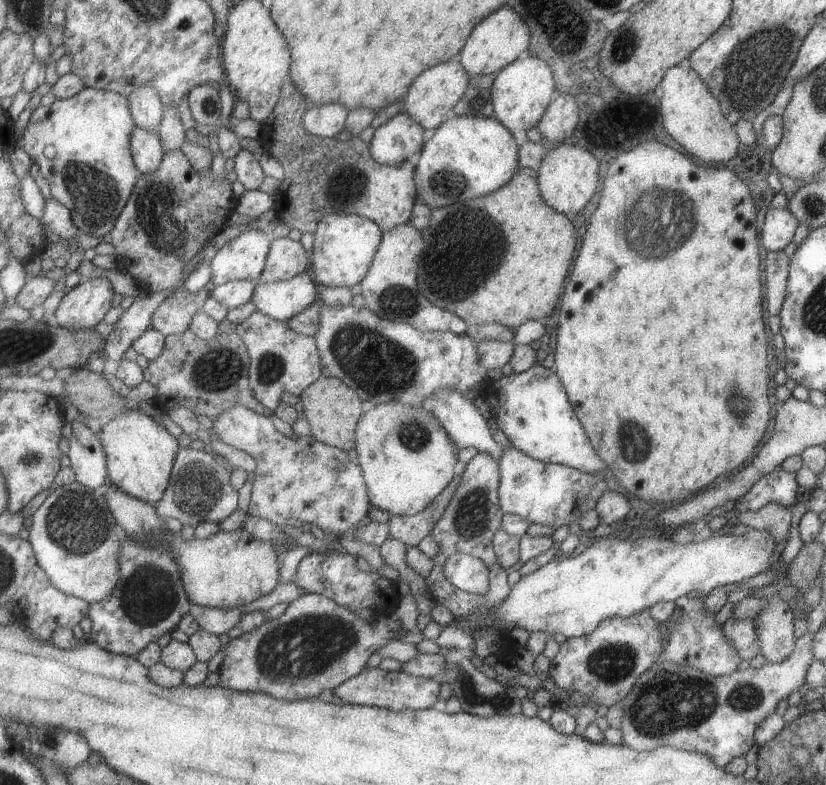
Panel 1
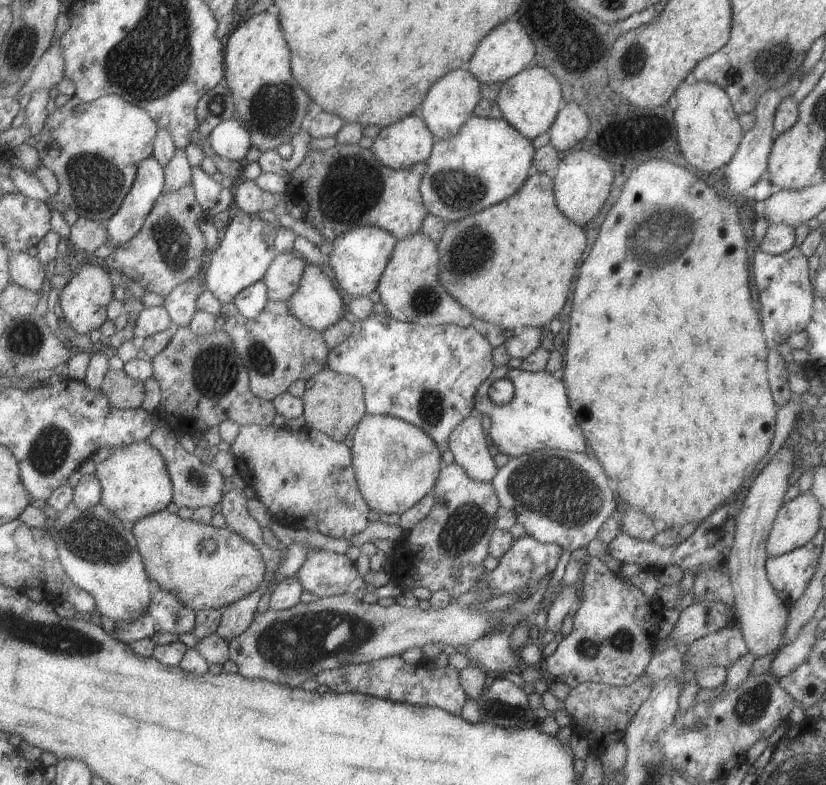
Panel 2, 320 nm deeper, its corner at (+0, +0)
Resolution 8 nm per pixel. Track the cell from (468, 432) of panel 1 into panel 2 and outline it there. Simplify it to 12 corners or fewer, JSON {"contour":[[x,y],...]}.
{"contour":[[479,417],[447,440],[453,462],[476,482],[497,473]]}

